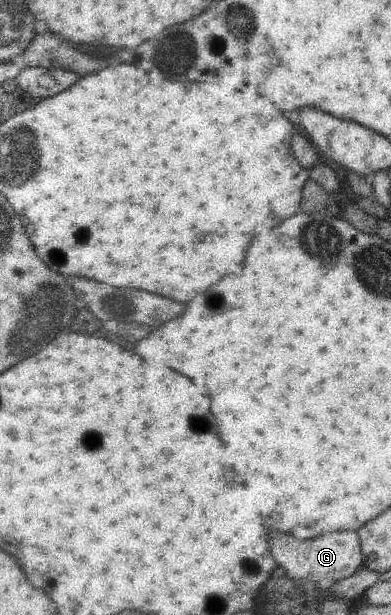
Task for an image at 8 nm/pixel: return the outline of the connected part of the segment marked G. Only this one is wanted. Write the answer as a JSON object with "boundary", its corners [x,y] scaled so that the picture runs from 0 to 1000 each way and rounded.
{"boundary":[[[867,863],[795,878],[757,880],[726,867],[691,867],[691,896],[711,920],[726,924],[742,941],[788,940],[813,953],[857,950],[905,935],[931,920],[916,865]]]}

